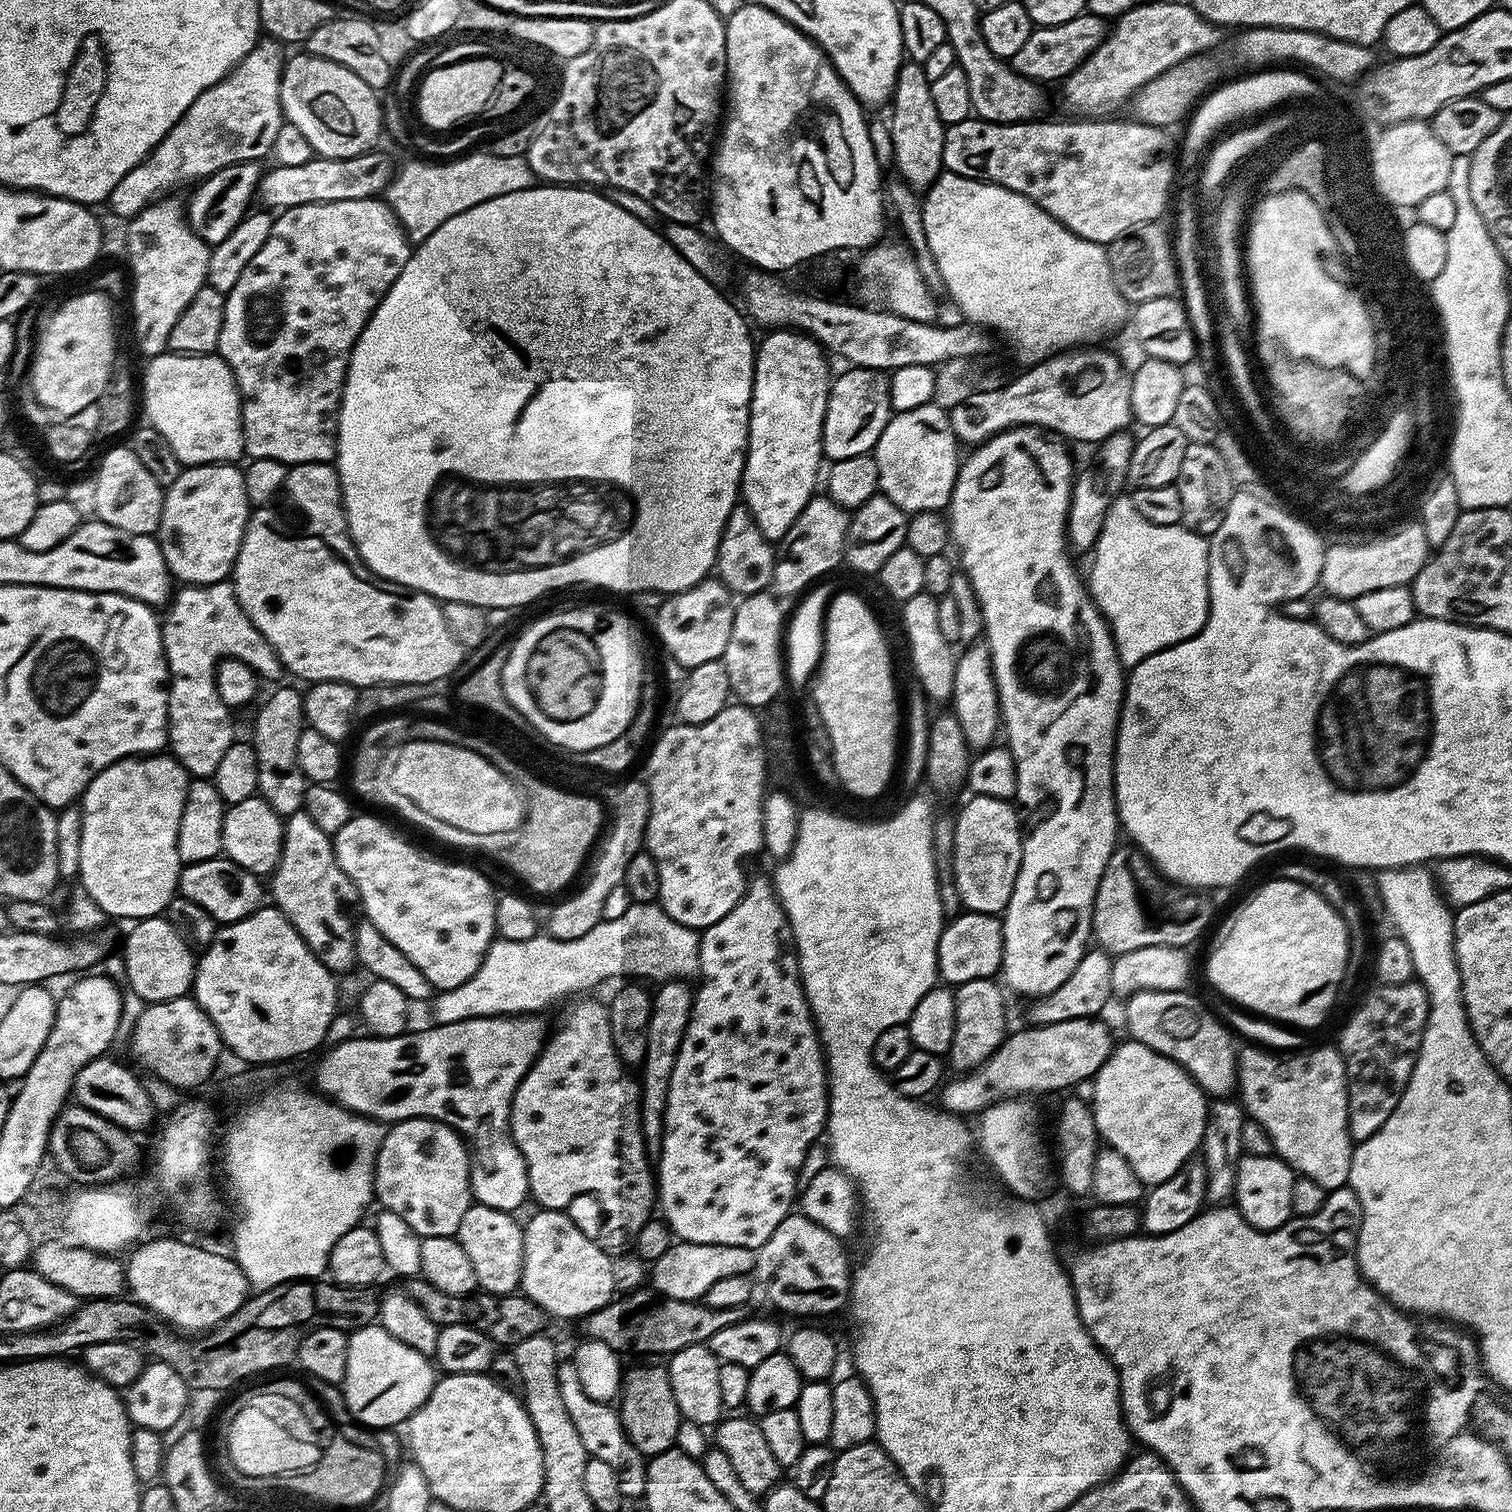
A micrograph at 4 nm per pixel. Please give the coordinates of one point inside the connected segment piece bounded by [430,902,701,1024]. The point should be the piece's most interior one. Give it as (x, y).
(513, 978)

